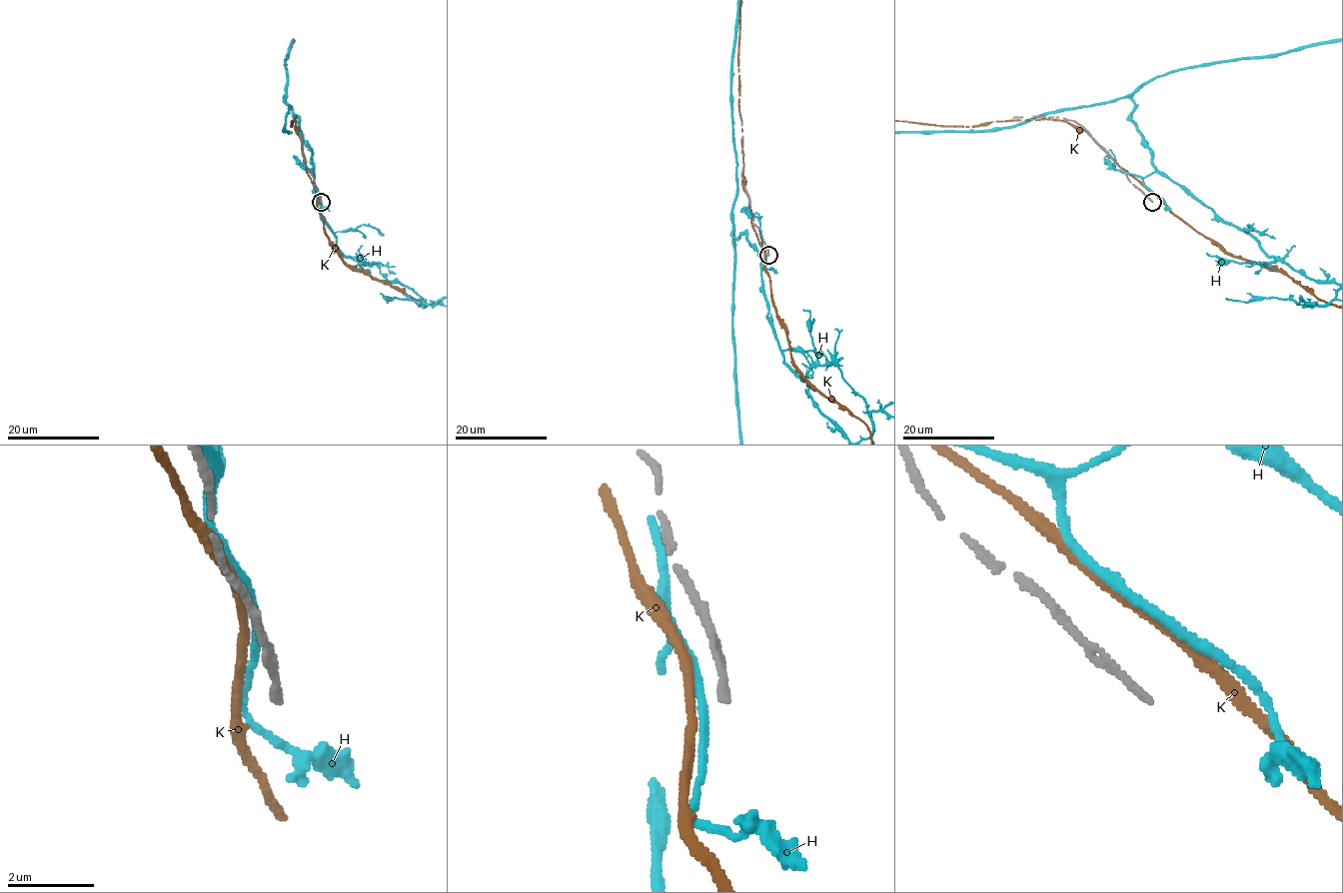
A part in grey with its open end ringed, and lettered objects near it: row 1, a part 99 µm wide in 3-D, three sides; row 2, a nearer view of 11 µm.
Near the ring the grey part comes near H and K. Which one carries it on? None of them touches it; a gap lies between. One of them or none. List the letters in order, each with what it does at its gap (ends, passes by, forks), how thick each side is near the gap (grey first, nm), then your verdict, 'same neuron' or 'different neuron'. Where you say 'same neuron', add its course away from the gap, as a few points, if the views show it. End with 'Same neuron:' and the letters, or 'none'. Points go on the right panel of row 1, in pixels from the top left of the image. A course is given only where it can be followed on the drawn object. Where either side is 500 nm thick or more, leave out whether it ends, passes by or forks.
H: it passes by; 180 nm thick on the grey side, 180 nm on the other; different neuron
K: it passes by; 180 nm thick on the grey side, 240 nm on the other; different neuron
Same neuron: none

